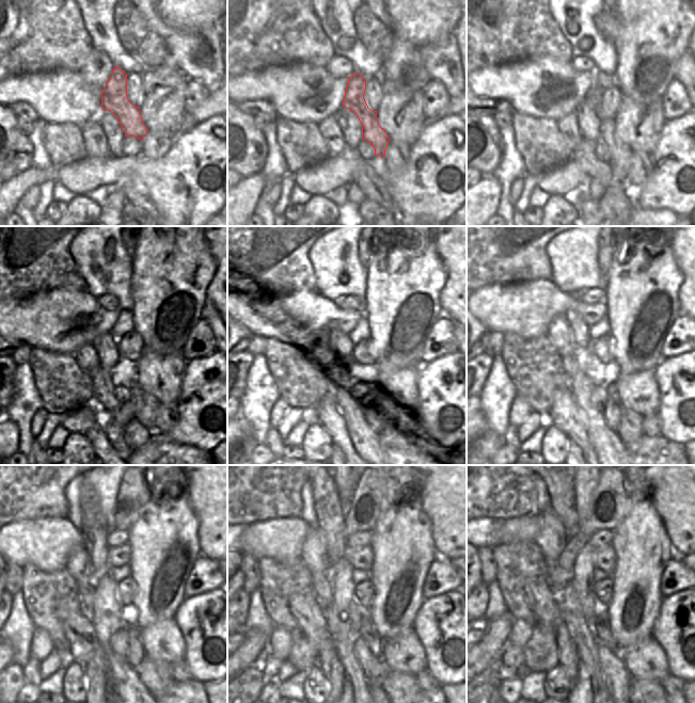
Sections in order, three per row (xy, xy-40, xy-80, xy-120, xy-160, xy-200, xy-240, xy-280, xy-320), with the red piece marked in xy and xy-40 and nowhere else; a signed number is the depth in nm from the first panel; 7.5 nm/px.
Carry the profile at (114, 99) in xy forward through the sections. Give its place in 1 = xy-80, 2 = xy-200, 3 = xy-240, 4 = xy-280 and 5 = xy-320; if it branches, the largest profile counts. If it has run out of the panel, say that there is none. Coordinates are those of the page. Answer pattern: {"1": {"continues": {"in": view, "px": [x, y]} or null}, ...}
{"1": {"continues": {"in": "xy-80", "px": [619, 152]}}, "2": {"continues": {"in": "xy-200", "px": [630, 432]}}, "3": {"continues": {"in": "xy-240", "px": [155, 675]}}, "4": {"continues": {"in": "xy-280", "px": [394, 682]}}, "5": {"continues": {"in": "xy-320", "px": [634, 682]}}}

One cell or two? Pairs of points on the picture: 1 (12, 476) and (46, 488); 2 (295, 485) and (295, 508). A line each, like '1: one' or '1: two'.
1: one
2: one

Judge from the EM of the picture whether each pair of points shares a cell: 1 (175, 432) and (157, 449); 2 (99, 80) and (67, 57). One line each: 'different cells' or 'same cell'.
1: different cells
2: different cells

